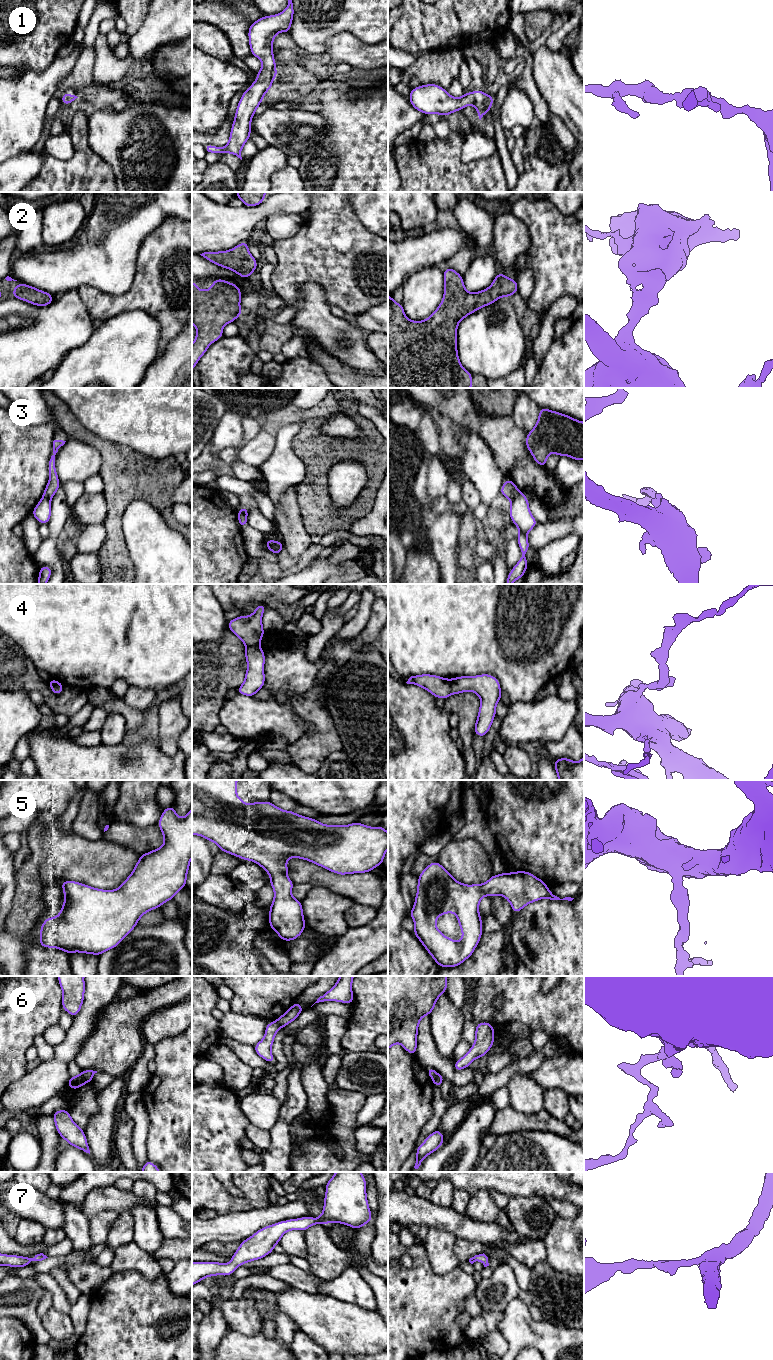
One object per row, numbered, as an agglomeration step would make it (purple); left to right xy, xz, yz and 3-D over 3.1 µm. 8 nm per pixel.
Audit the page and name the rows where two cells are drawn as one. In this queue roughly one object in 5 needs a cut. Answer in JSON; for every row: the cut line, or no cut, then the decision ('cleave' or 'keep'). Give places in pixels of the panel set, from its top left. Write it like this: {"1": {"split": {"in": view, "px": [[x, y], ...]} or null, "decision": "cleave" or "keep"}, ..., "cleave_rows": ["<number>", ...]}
{"1": {"split": null, "decision": "keep"}, "2": {"split": null, "decision": "keep"}, "3": {"split": {"in": "yz", "px": [[520, 493], [511, 501]]}, "decision": "cleave"}, "4": {"split": {"in": "yz", "px": [[449, 680], [450, 693]]}, "decision": "cleave"}, "5": {"split": null, "decision": "keep"}, "6": {"split": {"in": "xy", "px": [[80, 1074], [86, 1082]]}, "decision": "cleave"}, "7": {"split": null, "decision": "keep"}, "cleave_rows": ["3", "4", "6"]}

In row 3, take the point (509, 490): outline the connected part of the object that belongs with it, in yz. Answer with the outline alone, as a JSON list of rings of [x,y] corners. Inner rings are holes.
[[[507,479],[501,487],[500,494],[512,501],[520,494],[520,490],[514,484],[512,479]]]

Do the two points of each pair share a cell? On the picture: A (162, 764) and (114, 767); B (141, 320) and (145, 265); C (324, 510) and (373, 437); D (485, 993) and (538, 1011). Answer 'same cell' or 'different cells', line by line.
A: same cell
B: different cells
C: same cell
D: same cell

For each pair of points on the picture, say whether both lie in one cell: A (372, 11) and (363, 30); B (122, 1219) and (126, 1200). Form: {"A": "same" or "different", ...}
{"A": "same", "B": "different"}

